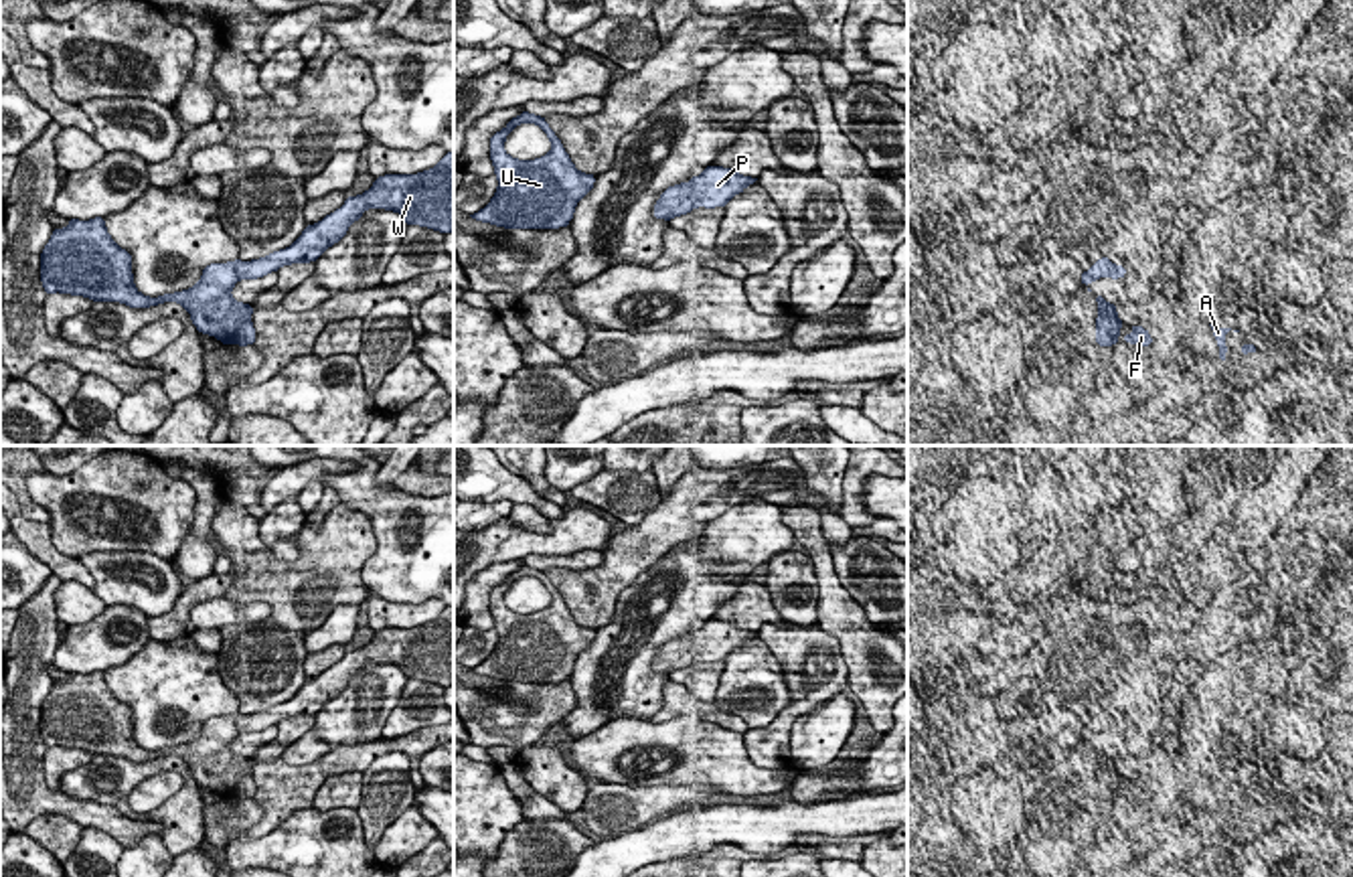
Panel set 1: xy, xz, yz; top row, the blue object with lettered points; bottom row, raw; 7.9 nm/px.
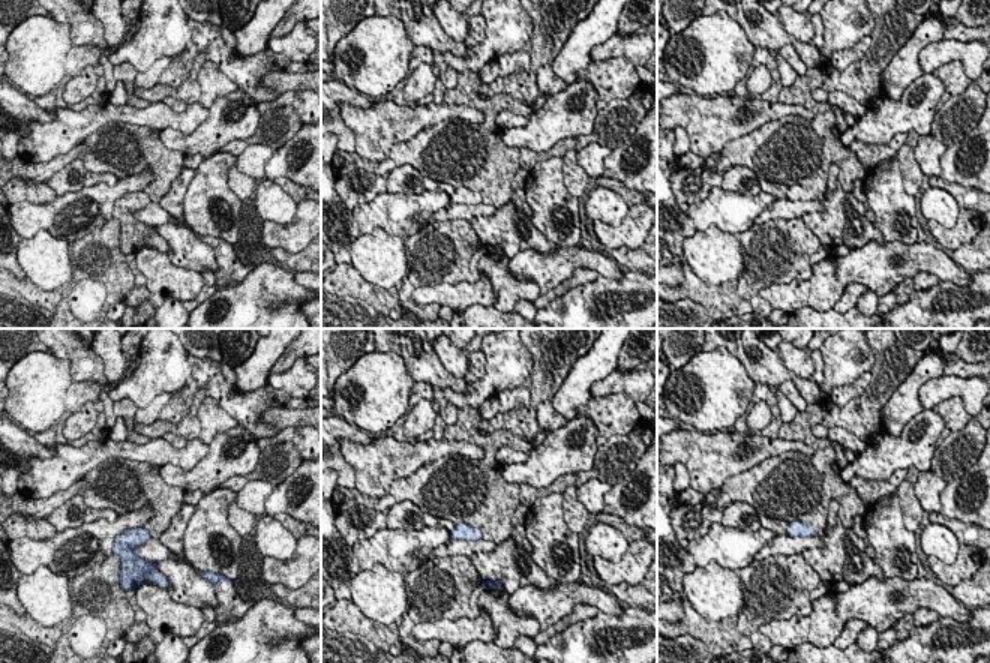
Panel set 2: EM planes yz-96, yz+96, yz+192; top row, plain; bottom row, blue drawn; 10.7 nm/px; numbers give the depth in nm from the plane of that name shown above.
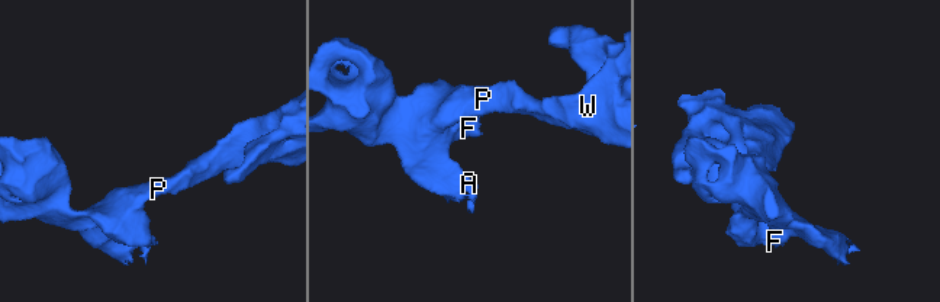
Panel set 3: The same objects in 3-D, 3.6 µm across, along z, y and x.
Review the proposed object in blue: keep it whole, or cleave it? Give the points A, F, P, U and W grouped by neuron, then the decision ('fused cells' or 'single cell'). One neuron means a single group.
A F P U W; single cell

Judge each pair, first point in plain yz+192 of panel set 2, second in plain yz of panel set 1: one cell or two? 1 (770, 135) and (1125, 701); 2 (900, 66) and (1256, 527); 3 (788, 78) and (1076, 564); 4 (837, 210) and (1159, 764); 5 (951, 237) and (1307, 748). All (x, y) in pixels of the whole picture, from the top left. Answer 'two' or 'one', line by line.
1: one
2: one
3: one
4: one
5: two

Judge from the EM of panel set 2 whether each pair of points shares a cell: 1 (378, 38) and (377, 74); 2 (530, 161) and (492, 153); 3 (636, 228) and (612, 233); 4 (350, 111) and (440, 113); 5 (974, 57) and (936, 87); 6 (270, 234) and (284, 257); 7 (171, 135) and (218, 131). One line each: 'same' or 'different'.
1: same
2: different
3: same
4: same
5: different
6: different
7: same

